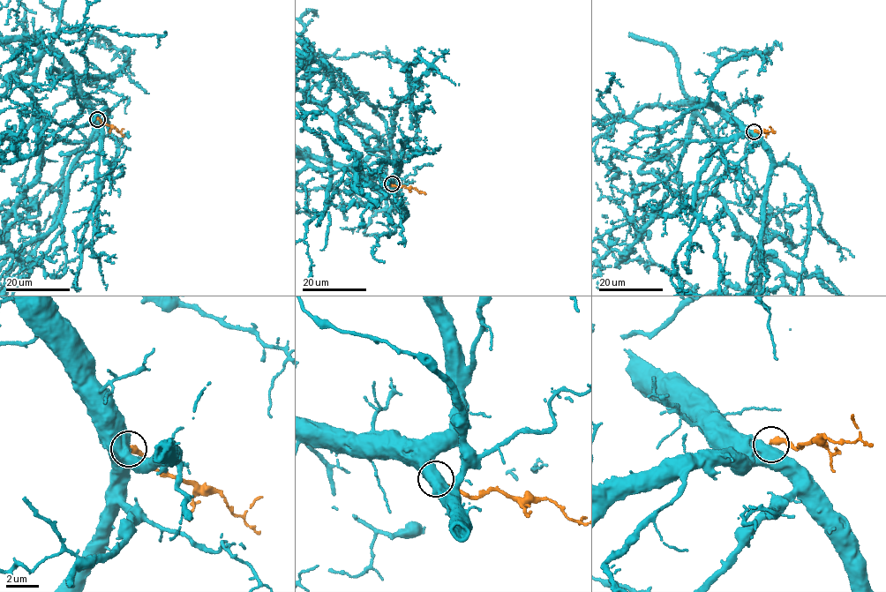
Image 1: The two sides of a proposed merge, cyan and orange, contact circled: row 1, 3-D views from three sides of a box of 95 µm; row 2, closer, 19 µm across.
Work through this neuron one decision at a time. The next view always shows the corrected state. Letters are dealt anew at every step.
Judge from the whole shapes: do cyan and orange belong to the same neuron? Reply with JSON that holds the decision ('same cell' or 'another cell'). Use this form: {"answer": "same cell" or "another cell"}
{"answer": "another cell"}

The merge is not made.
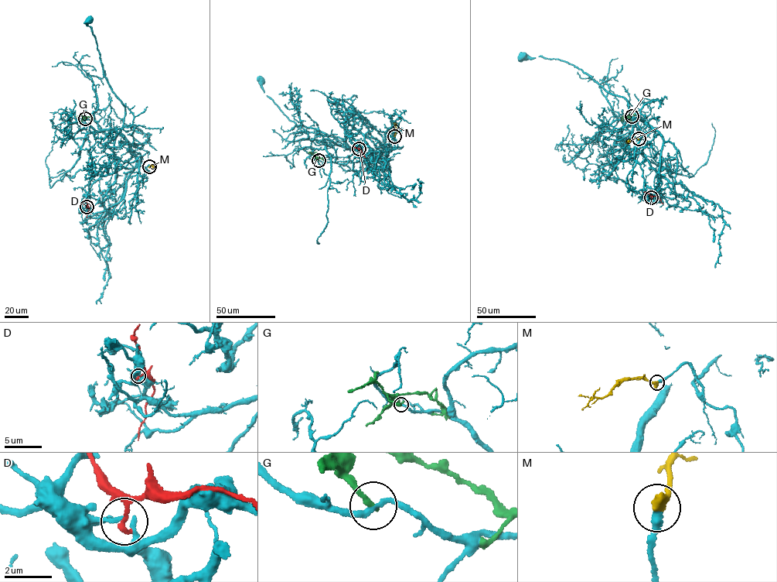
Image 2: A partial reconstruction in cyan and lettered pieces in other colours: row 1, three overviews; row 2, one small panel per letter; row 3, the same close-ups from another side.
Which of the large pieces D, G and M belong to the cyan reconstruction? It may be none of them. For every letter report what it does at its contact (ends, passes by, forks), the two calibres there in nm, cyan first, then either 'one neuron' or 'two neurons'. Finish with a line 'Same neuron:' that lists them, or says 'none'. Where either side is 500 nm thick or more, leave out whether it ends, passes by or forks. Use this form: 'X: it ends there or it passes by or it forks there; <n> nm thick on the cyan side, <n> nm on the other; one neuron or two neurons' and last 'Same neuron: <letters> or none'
D: it ends there; 150 nm thick on the cyan side, 220 nm on the other; two neurons
G: it ends there; 240 nm thick on the cyan side, 240 nm on the other; two neurons
M: it ends there; 280 nm thick on the cyan side, 480 nm on the other; one neuron
Same neuron: M

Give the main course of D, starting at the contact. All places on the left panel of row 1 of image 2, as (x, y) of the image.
D: (86, 207), (89, 207), (86, 217)

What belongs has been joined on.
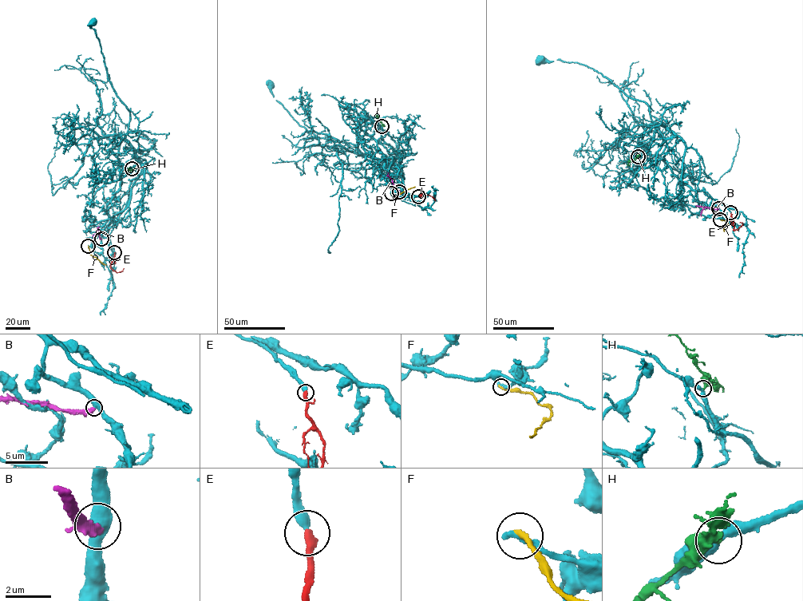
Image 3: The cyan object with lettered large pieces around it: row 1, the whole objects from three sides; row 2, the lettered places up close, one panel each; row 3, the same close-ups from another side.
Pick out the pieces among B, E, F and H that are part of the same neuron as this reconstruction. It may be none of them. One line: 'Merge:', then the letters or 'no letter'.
Merge: E

